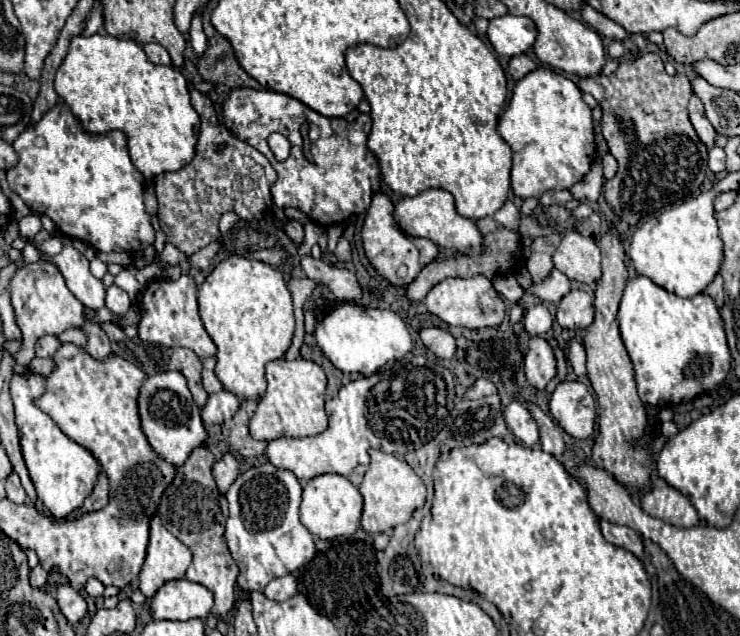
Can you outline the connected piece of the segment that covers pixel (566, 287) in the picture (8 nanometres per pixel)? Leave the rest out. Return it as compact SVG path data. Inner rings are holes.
M551 270L551 274L543 280L543 284L533 284L531 290L541 300L557 304L571 290L571 280L559 270Z

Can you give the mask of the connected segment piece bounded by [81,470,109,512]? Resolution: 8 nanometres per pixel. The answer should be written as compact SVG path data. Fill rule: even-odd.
M101 470L101 472L99 472L99 478L97 478L97 484L95 484L95 488L93 488L93 492L91 492L91 496L83 502L81 508L83 508L85 512L93 512L93 510L105 508L107 502L109 502L109 478L107 478L107 474Z

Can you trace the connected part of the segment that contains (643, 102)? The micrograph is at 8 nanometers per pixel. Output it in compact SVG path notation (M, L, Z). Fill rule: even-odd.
M643 54L633 60L621 60L619 68L611 76L585 76L579 78L579 88L593 94L603 108L603 138L609 144L609 152L619 162L617 174L605 182L603 196L613 206L619 220L627 224L639 224L645 216L655 214L663 206L681 202L693 196L707 176L707 148L699 140L693 124L687 116L687 102L693 94L689 78L681 72L675 76L667 74L657 54Z

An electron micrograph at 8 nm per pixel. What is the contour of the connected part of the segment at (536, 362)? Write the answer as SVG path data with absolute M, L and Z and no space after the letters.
M543 338L529 340L529 352L525 356L525 376L537 390L545 390L547 382L555 376L553 348Z

